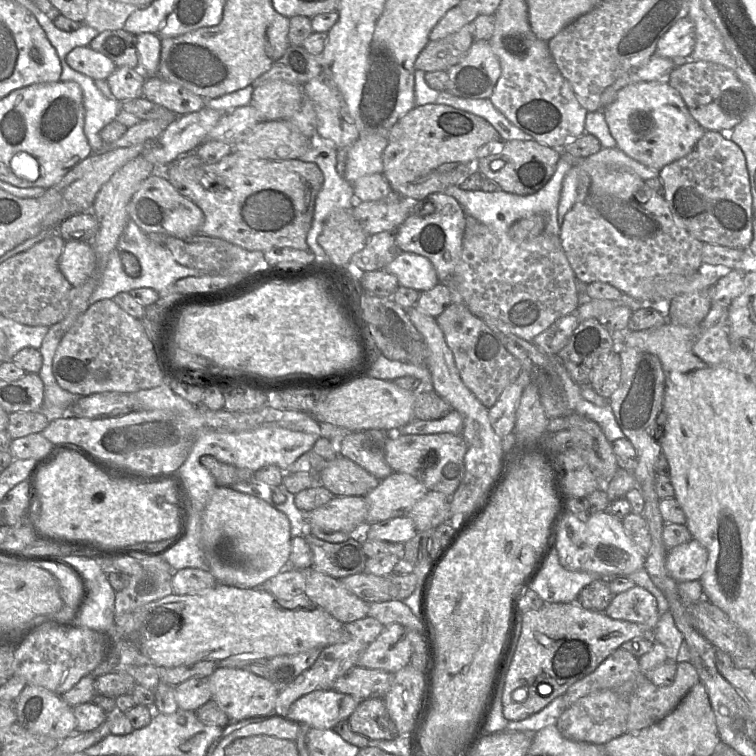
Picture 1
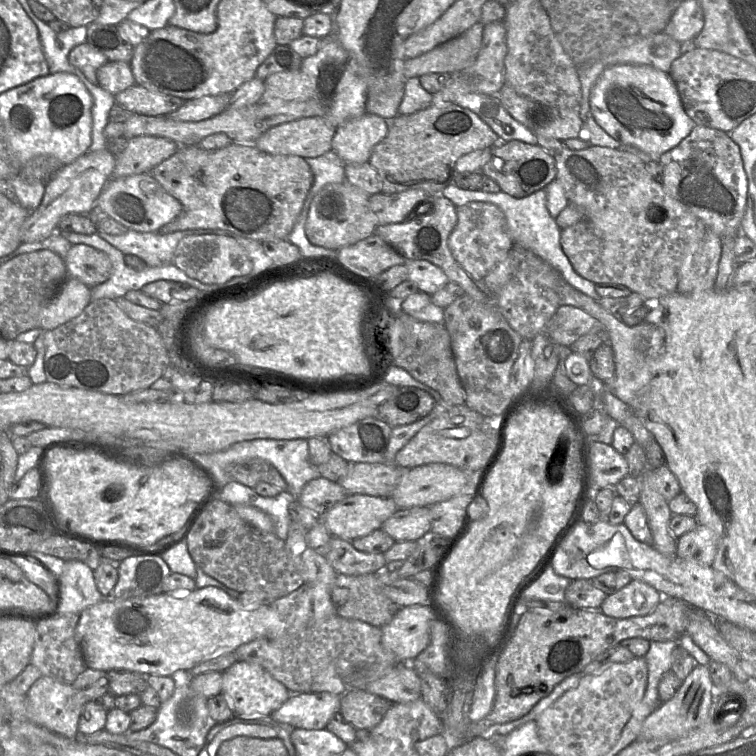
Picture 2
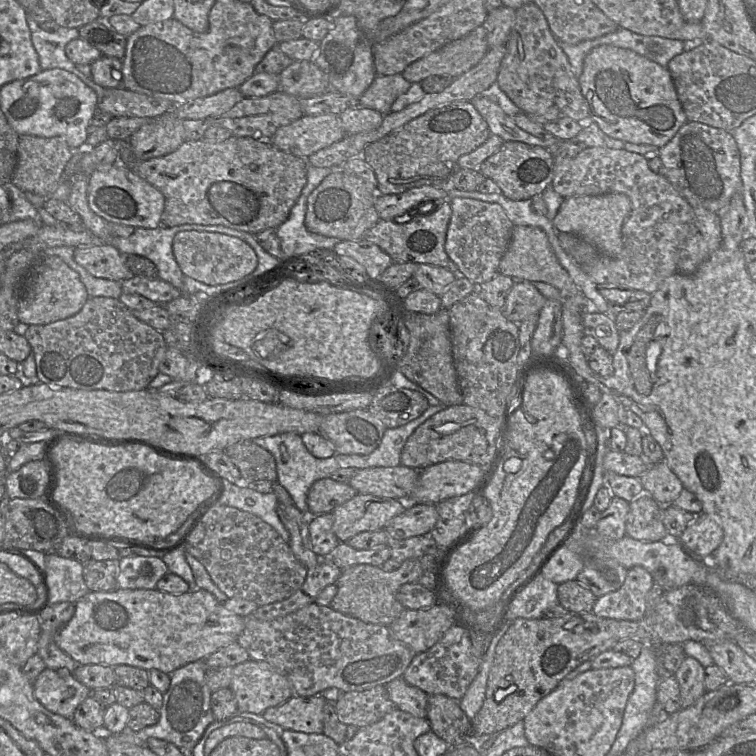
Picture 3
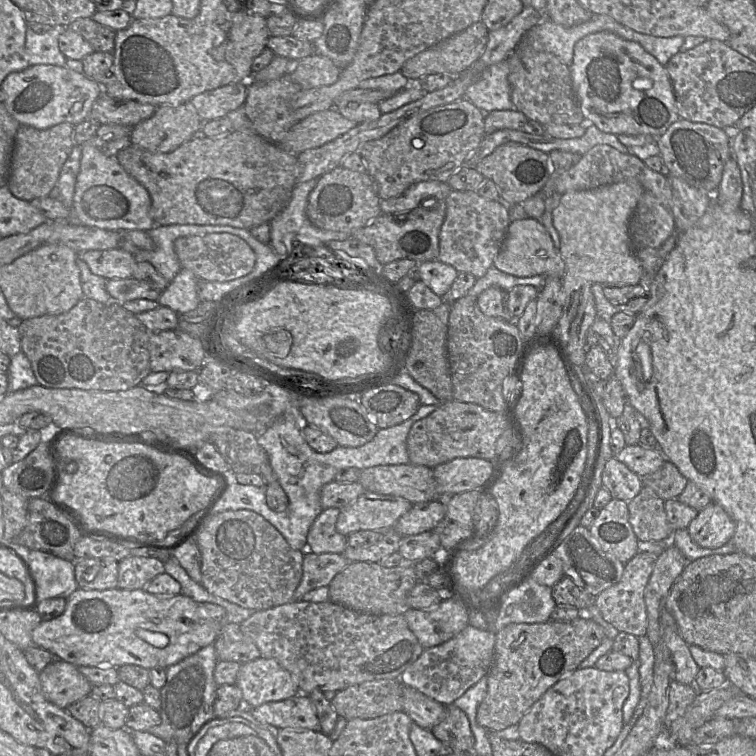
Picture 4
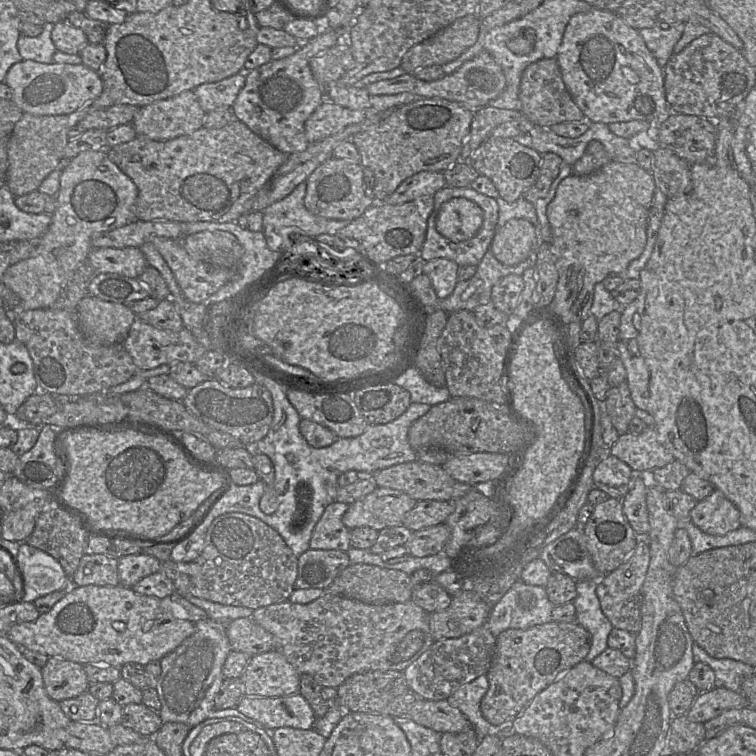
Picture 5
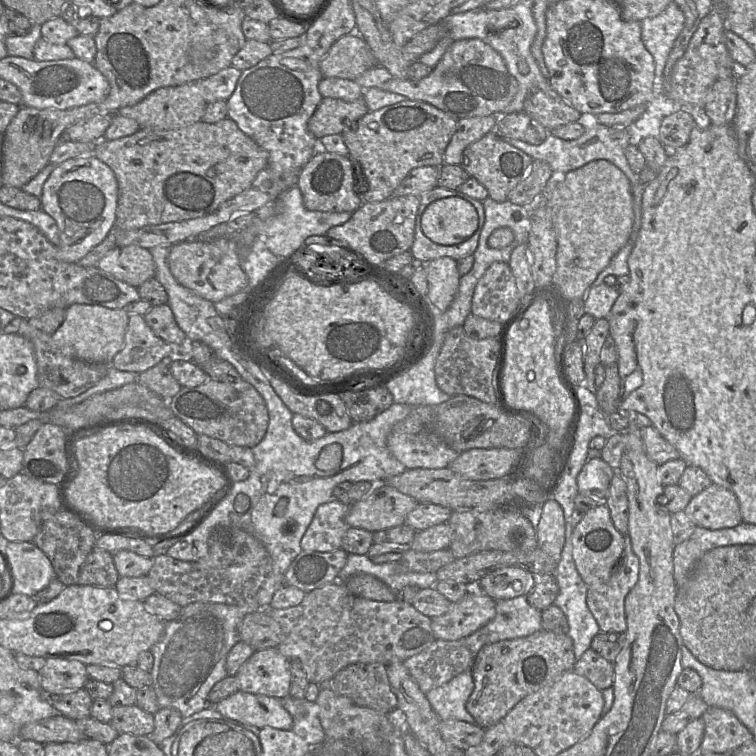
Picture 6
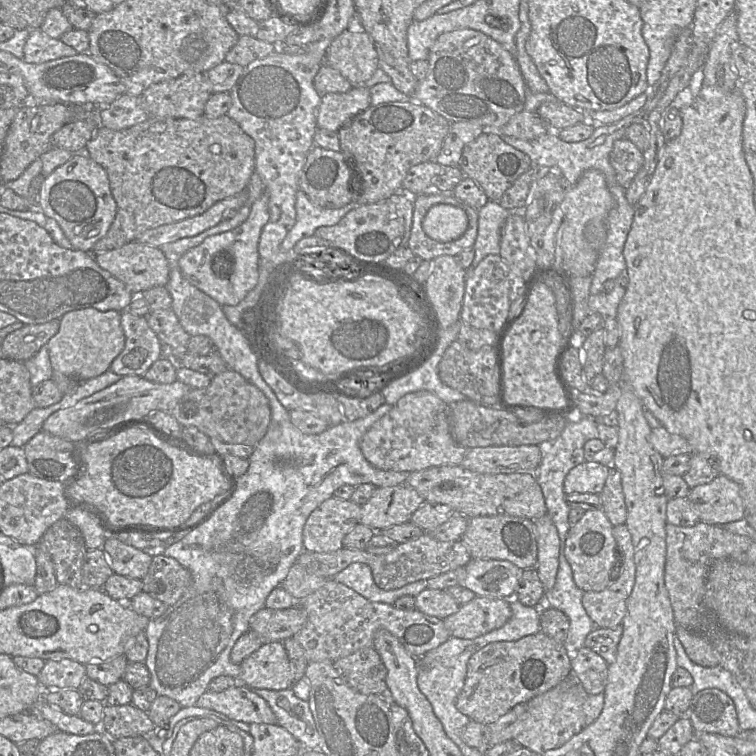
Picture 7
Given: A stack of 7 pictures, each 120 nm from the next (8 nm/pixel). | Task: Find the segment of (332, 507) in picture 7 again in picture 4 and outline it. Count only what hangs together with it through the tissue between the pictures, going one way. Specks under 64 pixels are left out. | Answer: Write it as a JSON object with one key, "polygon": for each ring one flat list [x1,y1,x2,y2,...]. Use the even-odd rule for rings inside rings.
{"polygon":[[328,508,318,515,308,532,306,551,314,554,344,553,347,536,336,530,339,513,339,508]]}

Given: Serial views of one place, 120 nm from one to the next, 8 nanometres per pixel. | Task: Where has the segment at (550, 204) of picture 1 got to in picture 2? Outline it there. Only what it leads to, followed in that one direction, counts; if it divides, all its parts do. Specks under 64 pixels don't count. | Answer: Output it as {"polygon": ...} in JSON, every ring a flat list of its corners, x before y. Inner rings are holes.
{"polygon":[[452,183,442,190,441,194,449,199,456,207,470,202,491,203,499,207,505,215,513,245,519,245,532,251,558,270,570,285,590,296,593,300,597,302,600,301,601,297,595,291,595,284,583,278,575,271,568,257,562,250,560,243,562,229,557,225,555,218,550,215,547,209,547,193,545,189,541,189,524,198,515,198,503,191,499,193,487,193,481,190,464,190]]}

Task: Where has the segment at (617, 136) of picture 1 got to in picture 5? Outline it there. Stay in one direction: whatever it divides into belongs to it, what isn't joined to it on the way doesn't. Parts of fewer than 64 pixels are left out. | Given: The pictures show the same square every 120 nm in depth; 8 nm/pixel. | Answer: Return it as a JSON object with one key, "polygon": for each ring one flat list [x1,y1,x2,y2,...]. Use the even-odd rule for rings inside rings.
{"polygon":[[593,7,587,12,574,14,565,28,556,60,568,92,588,122,606,125,632,120,650,122,661,114,670,114,664,89,664,69,647,48,639,31,613,12]]}

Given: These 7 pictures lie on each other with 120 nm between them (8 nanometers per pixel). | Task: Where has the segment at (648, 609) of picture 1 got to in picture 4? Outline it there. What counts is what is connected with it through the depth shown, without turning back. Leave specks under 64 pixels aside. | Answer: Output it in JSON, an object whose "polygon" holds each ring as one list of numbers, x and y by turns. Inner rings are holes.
{"polygon":[[638,551,624,567,621,580,601,592,594,599,602,617,618,632,625,632,641,637,647,632,647,611,645,604,645,587,654,568,657,555,650,552]]}

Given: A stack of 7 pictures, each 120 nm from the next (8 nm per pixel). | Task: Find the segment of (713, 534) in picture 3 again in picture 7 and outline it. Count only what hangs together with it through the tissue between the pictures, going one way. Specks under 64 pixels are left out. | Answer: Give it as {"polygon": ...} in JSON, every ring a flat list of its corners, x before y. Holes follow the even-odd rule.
{"polygon":[[720,474,708,484,690,489,687,497,701,522,711,525,724,525,744,519,746,508,739,485,729,477]]}

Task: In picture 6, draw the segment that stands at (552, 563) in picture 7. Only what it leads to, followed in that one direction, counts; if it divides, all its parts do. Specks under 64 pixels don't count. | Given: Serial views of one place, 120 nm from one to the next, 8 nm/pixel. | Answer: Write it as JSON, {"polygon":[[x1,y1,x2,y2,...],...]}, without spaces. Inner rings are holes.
{"polygon":[[550,498,538,507,535,527,538,547,558,562,565,541,565,520,557,501]]}

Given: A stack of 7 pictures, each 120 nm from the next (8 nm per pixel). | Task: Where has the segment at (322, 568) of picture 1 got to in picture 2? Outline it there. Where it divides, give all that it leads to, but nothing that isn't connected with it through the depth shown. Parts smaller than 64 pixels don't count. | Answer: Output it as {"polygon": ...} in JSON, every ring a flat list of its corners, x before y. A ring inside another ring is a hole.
{"polygon":[[332,536,330,550,325,556,338,575,356,577,380,572,386,566,383,553,364,553,354,548,351,541]]}

